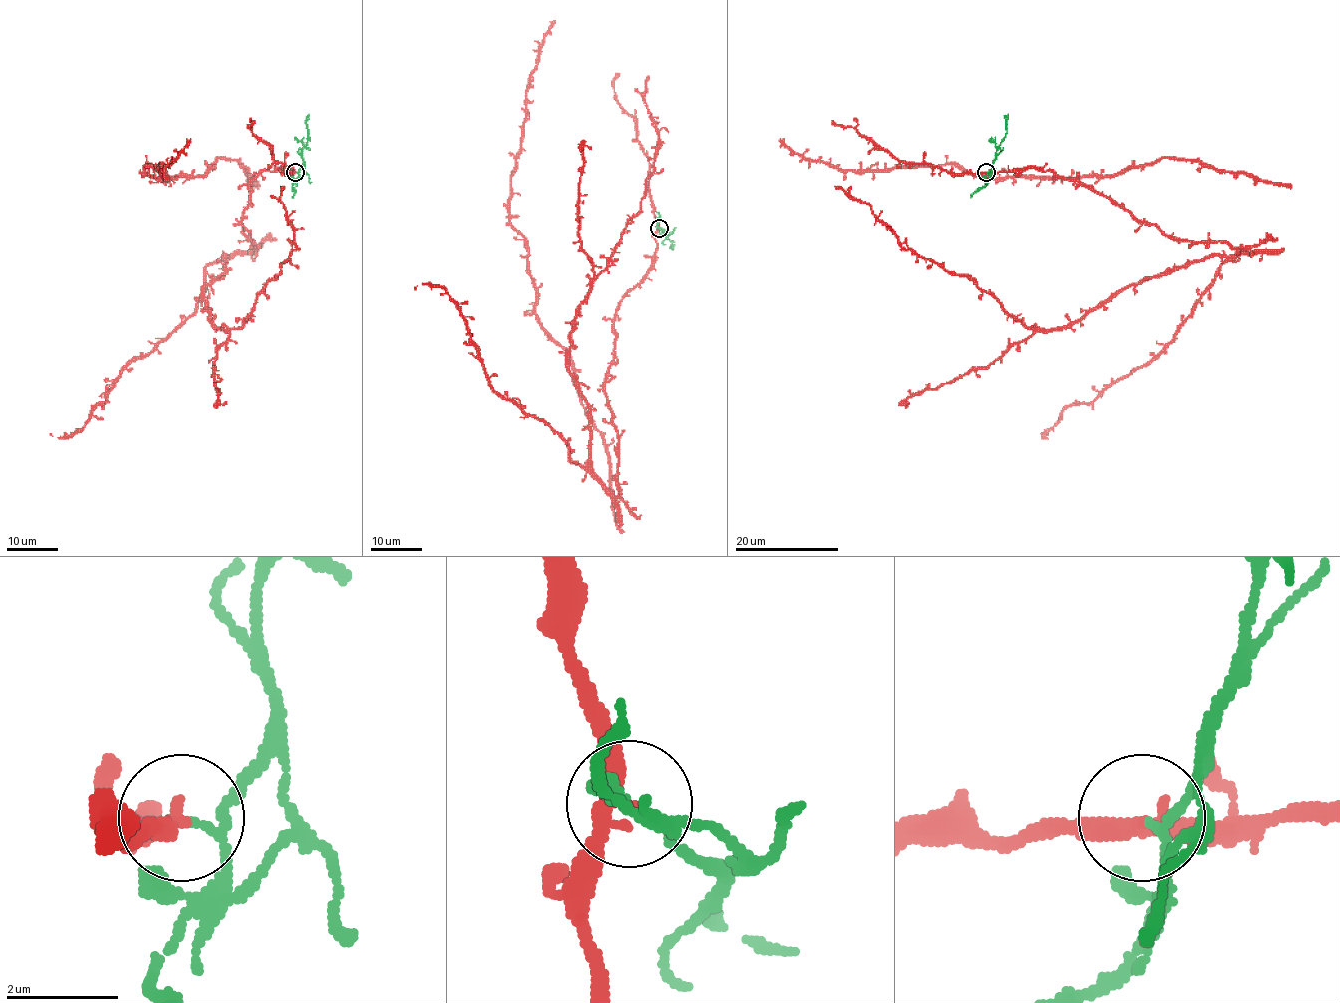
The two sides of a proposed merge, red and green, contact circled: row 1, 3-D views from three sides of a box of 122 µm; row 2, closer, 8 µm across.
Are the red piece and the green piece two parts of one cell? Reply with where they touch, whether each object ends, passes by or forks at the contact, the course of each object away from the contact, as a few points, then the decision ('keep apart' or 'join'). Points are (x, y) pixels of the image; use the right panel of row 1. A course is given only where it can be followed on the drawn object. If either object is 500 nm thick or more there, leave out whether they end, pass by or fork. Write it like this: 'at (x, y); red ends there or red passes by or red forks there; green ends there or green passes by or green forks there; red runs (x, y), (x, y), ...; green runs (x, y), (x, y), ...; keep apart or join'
at (986, 172); red passes by; green passes by; red runs (986, 172), (1050, 171), (1166, 235), (1255, 250), (1208, 256), (1058, 328), (1029, 329), (834, 186); green runs (987, 172), (992, 165), (996, 147), (1005, 136), (1008, 114); keep apart

